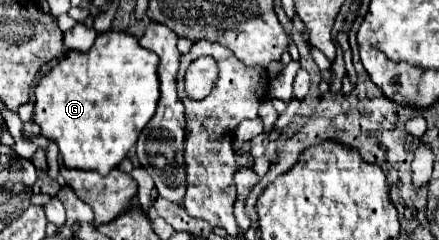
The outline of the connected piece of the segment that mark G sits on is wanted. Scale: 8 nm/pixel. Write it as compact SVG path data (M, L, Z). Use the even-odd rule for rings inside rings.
M124 31L100 33L90 51L68 51L36 85L36 109L34 121L40 125L40 133L58 143L60 155L68 169L86 169L106 175L114 169L138 141L140 131L152 119L158 105L158 55L146 51L136 35Z

